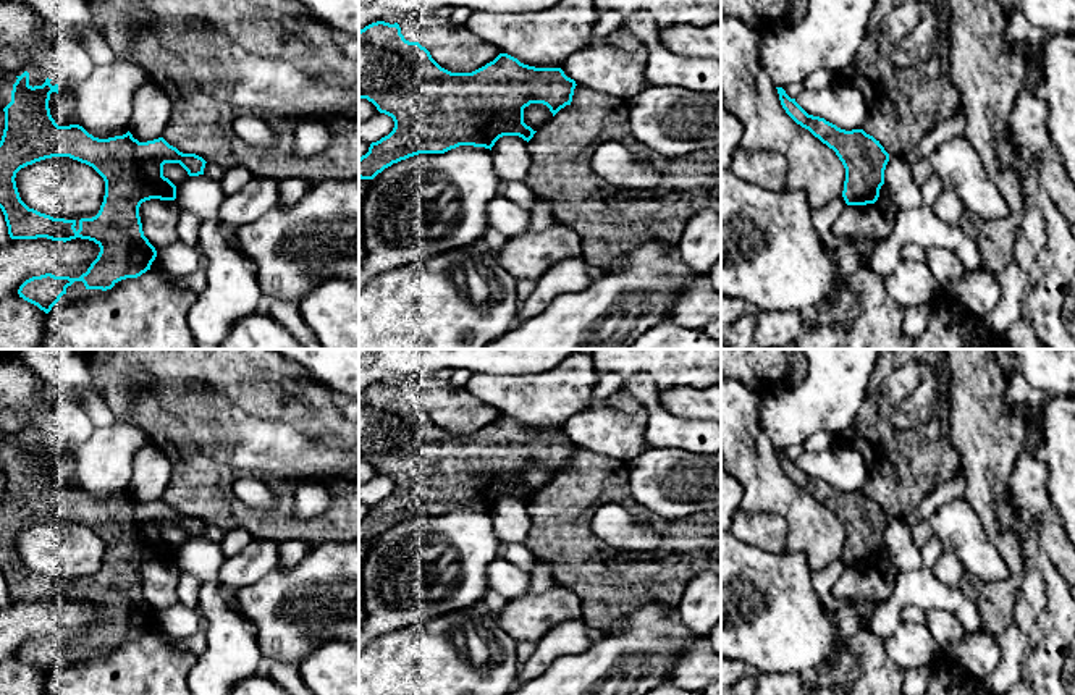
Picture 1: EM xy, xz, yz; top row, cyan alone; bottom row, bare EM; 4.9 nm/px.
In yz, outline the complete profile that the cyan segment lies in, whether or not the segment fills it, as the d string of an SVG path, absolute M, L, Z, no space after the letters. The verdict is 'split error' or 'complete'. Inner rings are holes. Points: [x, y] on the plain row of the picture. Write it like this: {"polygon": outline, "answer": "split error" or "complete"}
{"polygon": "M776 449L786 475L836 514L845 530L842 559L847 567L875 566L884 546L889 516L863 491L845 493L824 480L808 477L782 449Z", "answer": "complete"}

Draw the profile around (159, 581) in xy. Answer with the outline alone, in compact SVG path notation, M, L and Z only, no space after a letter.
M150 561L141 566L142 593L155 613L162 613L178 603L179 574L176 562Z

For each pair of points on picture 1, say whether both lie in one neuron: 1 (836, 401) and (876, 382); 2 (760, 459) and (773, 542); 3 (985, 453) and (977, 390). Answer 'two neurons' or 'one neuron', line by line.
1: two neurons
2: two neurons
3: one neuron

